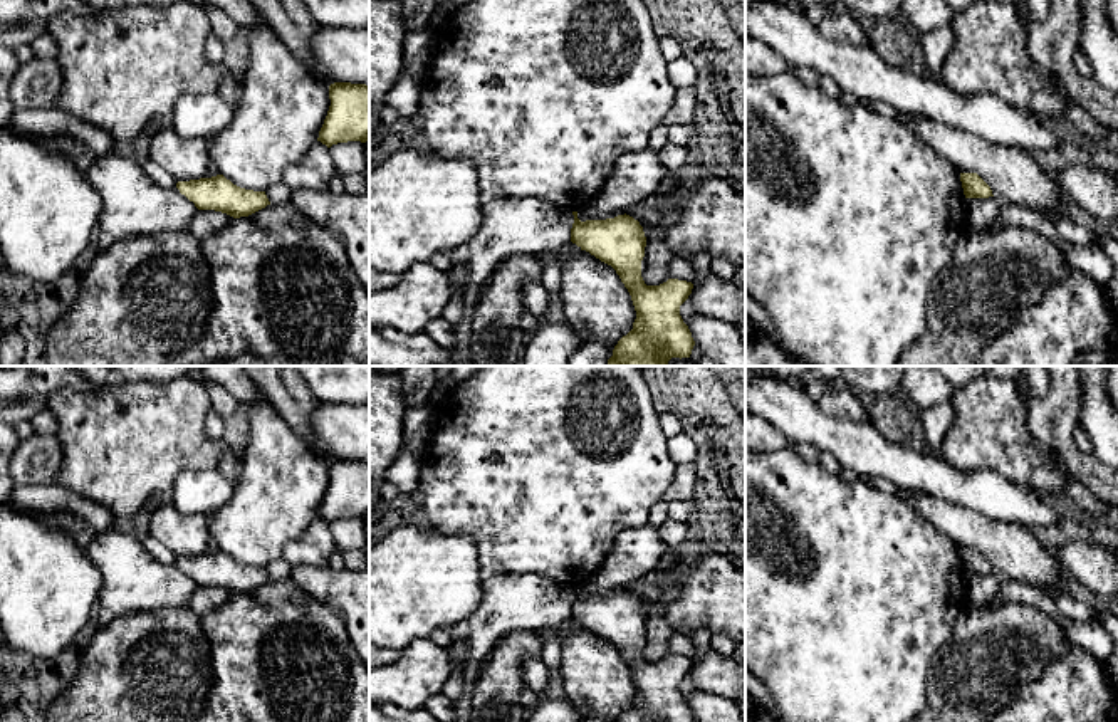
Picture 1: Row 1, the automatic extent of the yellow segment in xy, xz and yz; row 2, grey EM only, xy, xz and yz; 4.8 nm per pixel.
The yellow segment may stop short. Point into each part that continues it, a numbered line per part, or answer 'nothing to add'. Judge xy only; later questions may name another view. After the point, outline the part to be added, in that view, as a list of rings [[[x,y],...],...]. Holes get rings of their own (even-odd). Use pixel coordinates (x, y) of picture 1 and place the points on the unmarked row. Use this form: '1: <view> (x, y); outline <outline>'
nothing to add

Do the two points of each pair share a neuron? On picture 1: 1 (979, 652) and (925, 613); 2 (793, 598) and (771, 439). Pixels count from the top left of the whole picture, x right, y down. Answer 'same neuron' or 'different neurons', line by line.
1: different neurons
2: different neurons

